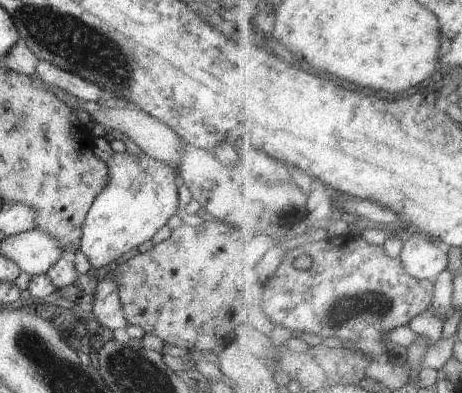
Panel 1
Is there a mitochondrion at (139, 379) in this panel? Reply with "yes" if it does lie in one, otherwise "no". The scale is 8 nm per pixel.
yes

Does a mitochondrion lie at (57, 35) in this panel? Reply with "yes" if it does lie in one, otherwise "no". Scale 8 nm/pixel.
yes

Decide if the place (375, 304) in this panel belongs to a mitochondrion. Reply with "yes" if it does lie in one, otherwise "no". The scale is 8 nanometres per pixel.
yes

